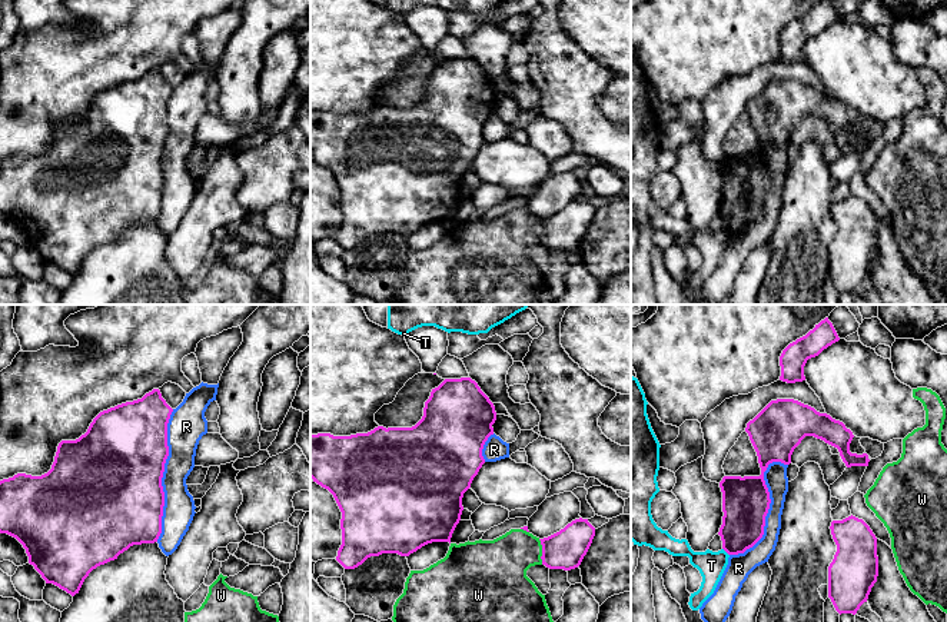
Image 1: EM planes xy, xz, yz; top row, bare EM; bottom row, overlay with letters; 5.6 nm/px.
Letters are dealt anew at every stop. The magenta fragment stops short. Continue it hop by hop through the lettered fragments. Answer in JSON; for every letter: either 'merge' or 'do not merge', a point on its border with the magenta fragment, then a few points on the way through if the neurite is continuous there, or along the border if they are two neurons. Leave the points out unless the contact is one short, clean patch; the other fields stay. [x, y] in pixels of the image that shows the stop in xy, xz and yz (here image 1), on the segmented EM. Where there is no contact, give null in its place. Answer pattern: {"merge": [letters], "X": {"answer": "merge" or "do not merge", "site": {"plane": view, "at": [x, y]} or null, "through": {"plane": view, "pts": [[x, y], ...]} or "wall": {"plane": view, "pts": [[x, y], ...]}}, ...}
{"merge": [], "R": {"answer": "do not merge", "site": {"plane": "xy", "at": [162, 475]}}, "T": {"answer": "do not merge", "site": {"plane": "yz", "at": [725, 551]}, "wall": {"plane": "yz", "pts": [[723, 548], [728, 555]]}}, "W": {"answer": "do not merge", "site": {"plane": "xz", "at": [542, 552]}, "wall": {"plane": "xz", "pts": [[538, 539], [542, 564]]}}}

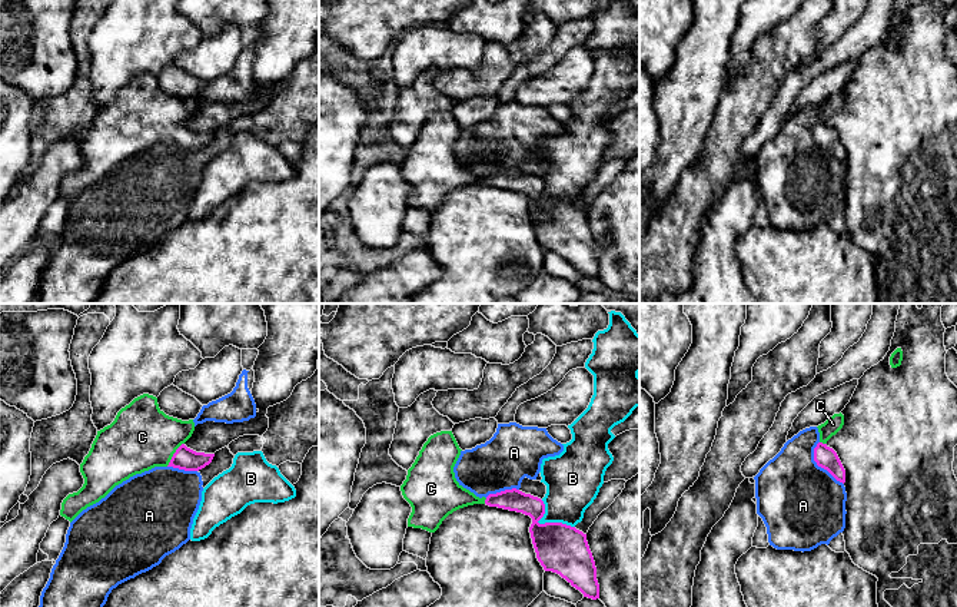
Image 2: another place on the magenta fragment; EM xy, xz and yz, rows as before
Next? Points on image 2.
{"merge": ["C"], "A": {"answer": "do not merge", "site": {"plane": "yz", "at": [818, 465]}, "wall": {"plane": "yz", "pts": [[818, 441], [814, 448], [814, 461], [843, 484]]}}, "B": {"answer": "do not merge", "site": {"plane": "xz", "at": [545, 523]}}, "C": {"answer": "merge", "site": {"plane": "xy", "at": [173, 454]}, "through": {"plane": "xy", "pts": [[185, 458], [173, 454], [158, 440], [142, 437]]}}}

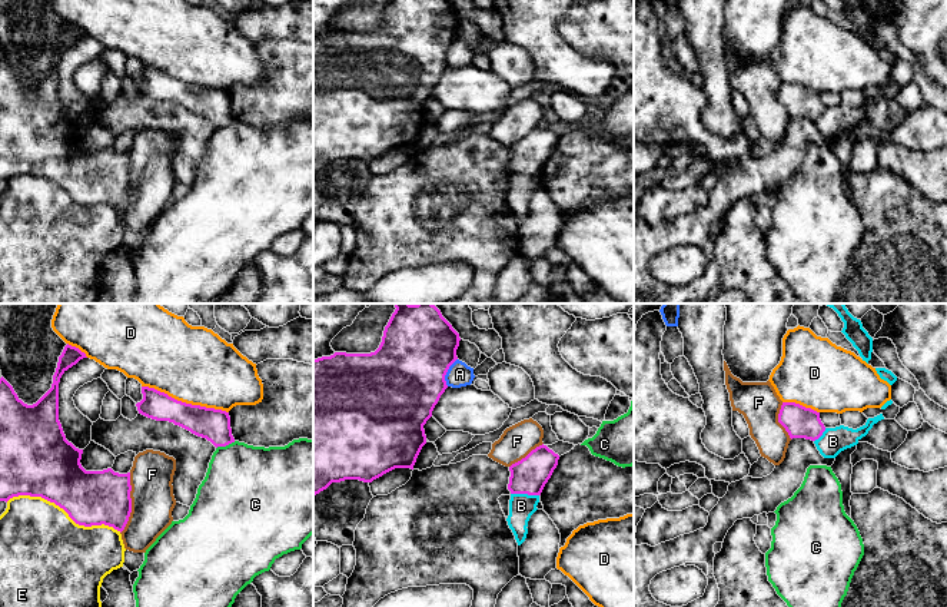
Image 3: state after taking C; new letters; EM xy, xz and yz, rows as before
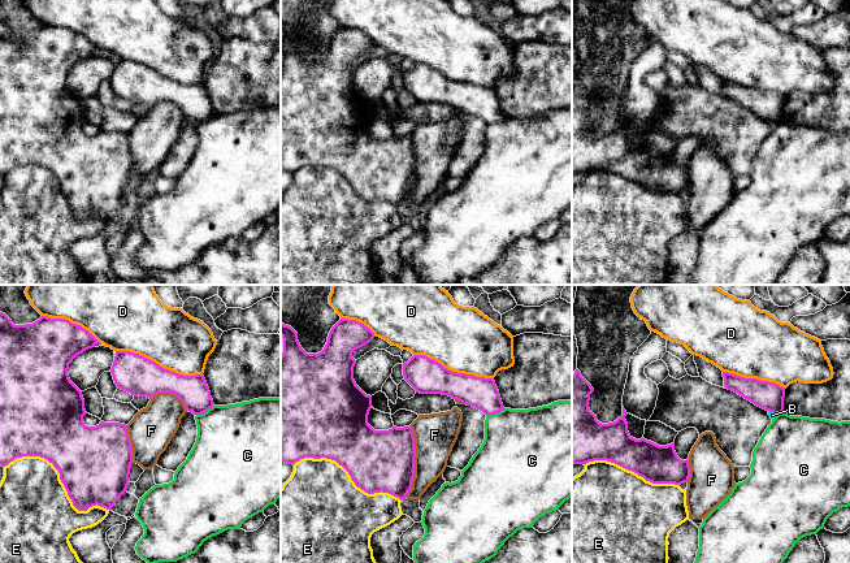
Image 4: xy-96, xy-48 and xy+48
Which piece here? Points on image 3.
{"merge": [], "A": {"answer": "do not merge", "site": {"plane": "xz", "at": [447, 371]}}, "B": {"answer": "do not merge", "site": {"plane": "xz", "at": [525, 493]}}, "C": {"answer": "do not merge", "site": {"plane": "xy", "at": [225, 445]}, "wall": {"plane": "xy", "pts": [[235, 441], [216, 448]]}}, "D": {"answer": "do not merge", "site": {"plane": "xy", "at": [185, 402]}}, "E": {"answer": "do not merge", "site": {"plane": "xy", "at": [63, 508]}}, "F": {"answer": "do not merge", "site": {"plane": "xy", "at": [130, 503]}}}

